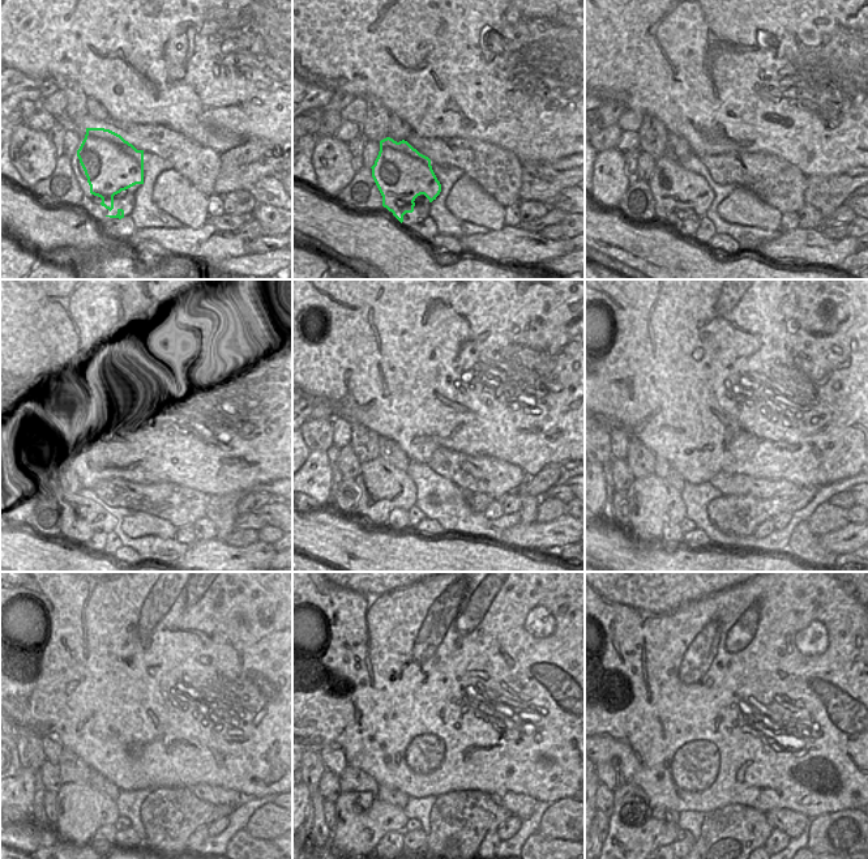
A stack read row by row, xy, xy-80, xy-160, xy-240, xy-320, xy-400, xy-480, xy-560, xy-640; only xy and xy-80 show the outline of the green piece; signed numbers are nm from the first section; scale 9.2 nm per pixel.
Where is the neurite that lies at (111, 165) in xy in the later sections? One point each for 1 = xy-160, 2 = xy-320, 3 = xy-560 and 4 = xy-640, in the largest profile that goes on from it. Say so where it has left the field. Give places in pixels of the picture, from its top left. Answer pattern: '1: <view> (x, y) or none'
1: xy-160 (695, 179)
2: xy-320 (388, 494)
3: xy-560 (363, 820)
4: xy-640 (640, 837)

